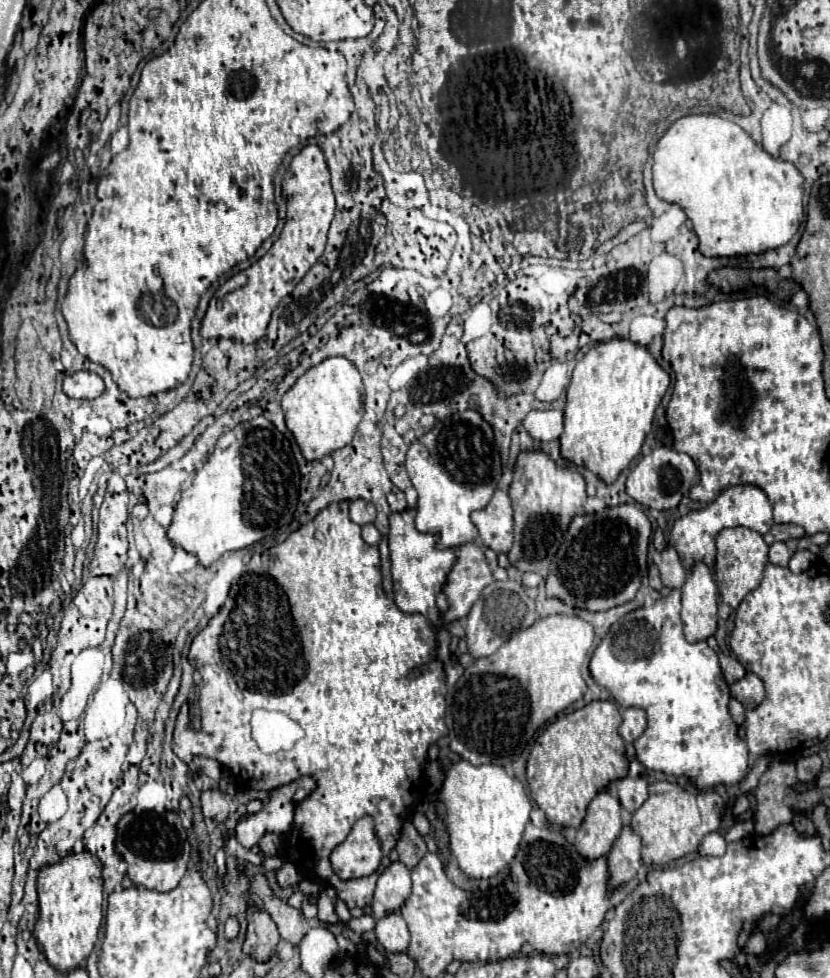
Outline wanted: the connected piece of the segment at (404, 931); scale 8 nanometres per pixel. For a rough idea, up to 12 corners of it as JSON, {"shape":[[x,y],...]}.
{"shape":[[401,913],[381,917],[377,943],[389,953],[405,951],[409,929]]}

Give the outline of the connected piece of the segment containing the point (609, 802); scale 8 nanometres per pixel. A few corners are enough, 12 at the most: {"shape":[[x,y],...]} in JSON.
{"shape":[[603,789],[587,807],[575,847],[587,859],[609,853],[621,803]]}

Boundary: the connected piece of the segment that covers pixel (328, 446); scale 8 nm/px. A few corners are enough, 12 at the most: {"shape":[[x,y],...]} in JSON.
{"shape":[[345,357],[307,369],[281,401],[307,461],[351,443],[361,375]]}

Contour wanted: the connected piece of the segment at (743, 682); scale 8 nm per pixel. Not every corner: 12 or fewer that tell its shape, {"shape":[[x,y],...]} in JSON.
{"shape":[[755,673],[731,685],[735,697],[751,711],[765,697],[763,681]]}

